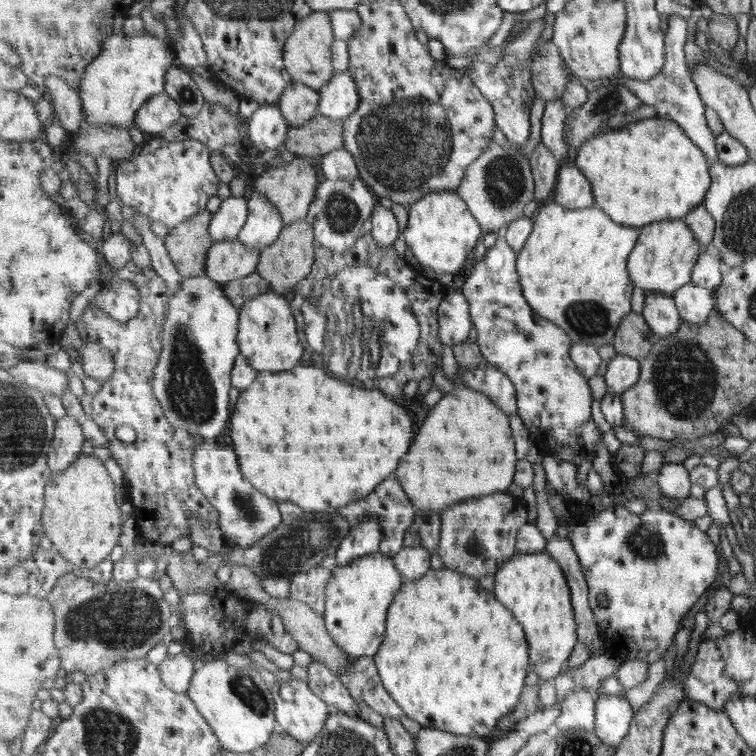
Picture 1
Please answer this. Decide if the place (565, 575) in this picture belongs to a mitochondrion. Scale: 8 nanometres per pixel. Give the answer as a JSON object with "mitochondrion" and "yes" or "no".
{"mitochondrion":"no"}

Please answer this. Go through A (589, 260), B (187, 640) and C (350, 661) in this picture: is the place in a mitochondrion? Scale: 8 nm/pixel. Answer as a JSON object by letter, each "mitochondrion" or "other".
{"A":"other","B":"other","C":"other"}

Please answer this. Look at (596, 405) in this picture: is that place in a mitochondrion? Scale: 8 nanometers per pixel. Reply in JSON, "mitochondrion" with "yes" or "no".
{"mitochondrion":"no"}

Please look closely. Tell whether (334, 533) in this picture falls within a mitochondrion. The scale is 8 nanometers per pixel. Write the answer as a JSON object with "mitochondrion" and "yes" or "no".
{"mitochondrion":"no"}

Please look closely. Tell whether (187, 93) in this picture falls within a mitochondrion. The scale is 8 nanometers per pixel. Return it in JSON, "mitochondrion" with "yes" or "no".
{"mitochondrion":"yes"}

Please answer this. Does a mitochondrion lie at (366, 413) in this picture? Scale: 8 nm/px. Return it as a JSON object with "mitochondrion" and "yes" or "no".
{"mitochondrion":"no"}

